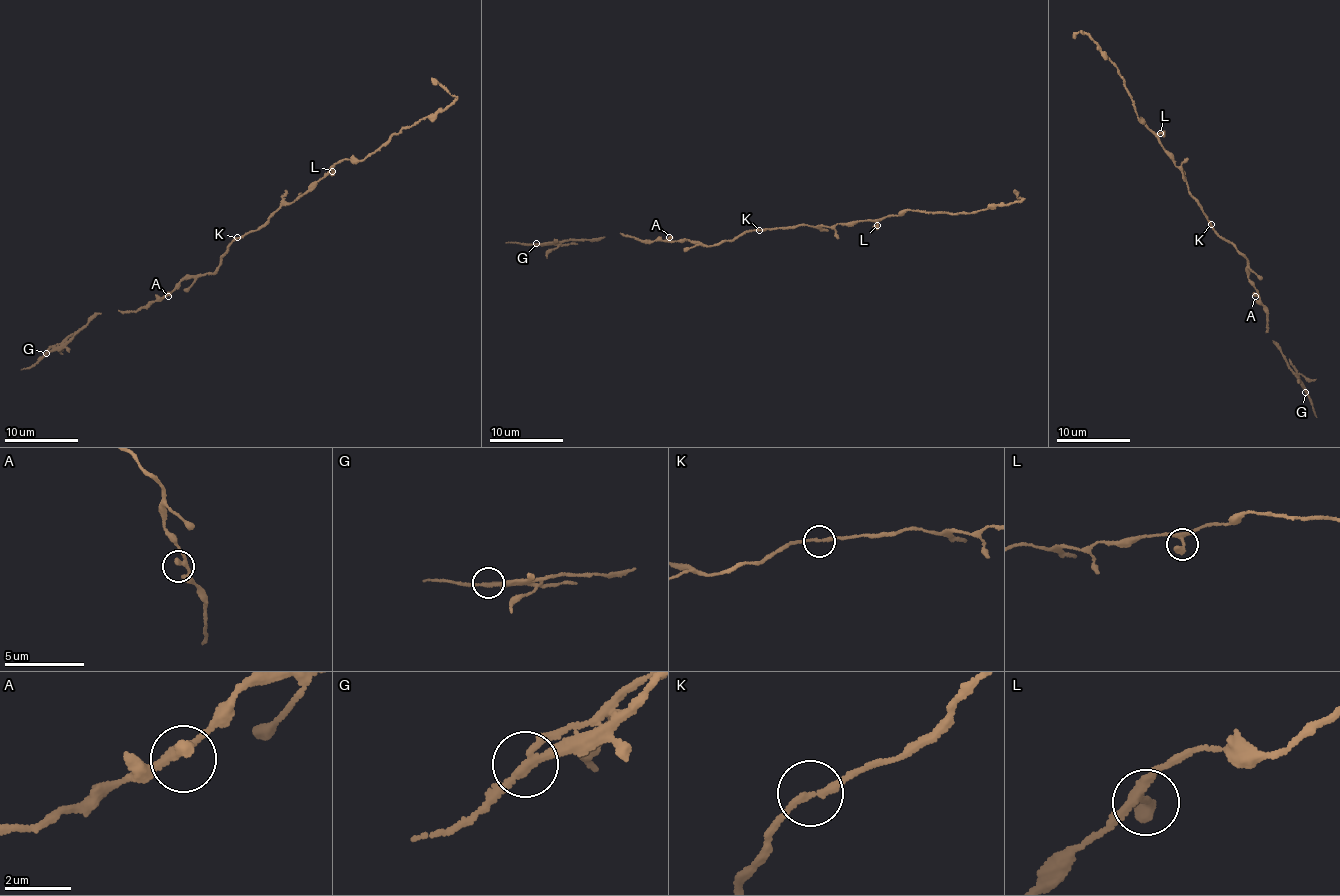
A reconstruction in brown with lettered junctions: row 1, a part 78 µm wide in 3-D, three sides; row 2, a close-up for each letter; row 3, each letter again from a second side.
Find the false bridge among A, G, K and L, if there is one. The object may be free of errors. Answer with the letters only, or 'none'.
G

